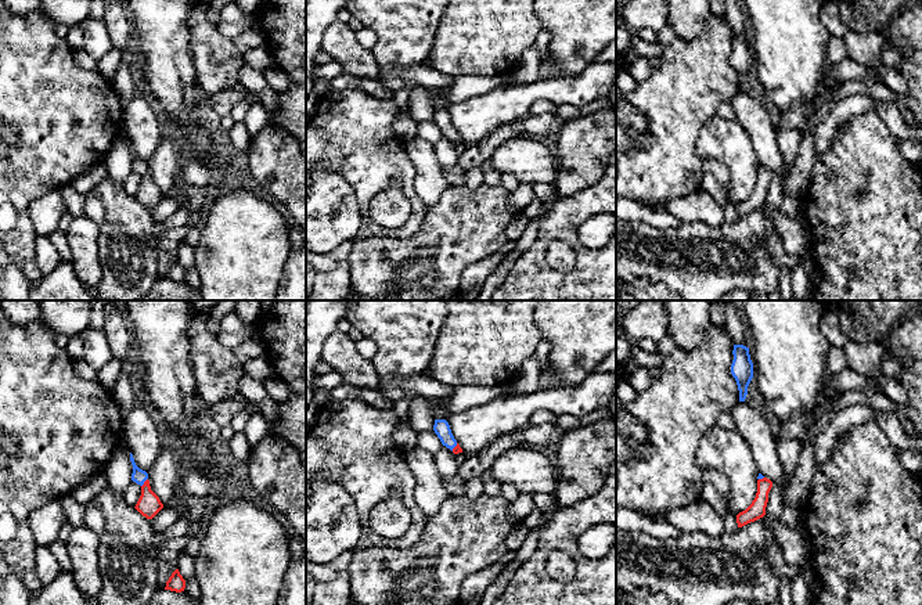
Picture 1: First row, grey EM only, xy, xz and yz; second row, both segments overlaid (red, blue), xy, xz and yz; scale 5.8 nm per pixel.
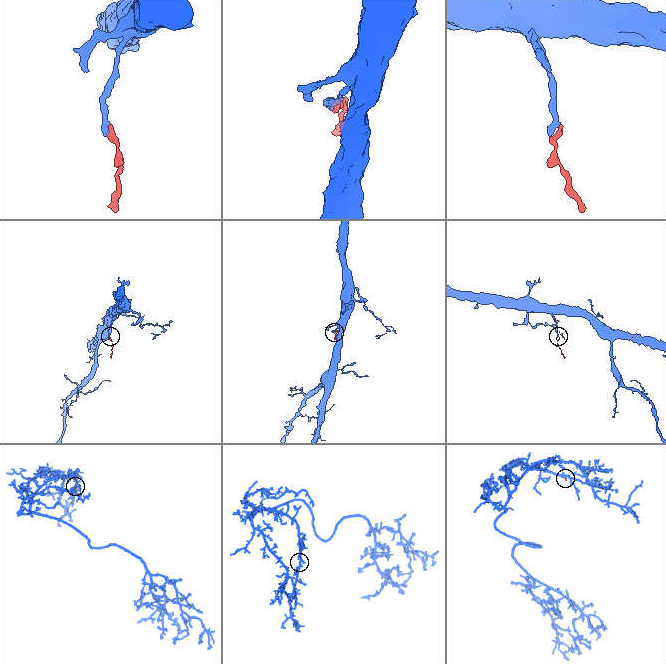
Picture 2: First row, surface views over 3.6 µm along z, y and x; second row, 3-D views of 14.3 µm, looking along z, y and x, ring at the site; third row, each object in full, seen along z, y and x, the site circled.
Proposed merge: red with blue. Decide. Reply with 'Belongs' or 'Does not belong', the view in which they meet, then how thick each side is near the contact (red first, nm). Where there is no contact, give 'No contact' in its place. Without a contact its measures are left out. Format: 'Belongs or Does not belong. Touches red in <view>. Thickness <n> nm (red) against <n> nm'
Belongs. Touches red in xy. Thickness 140 nm (red) against 80 nm

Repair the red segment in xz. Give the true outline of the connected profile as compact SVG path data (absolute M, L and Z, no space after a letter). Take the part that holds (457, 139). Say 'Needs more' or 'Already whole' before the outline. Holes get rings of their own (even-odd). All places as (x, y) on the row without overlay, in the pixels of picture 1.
Needs more. M435 109L433 120L440 129L443 136L450 138L454 144L462 143L462 138L454 129L450 115L446 109Z

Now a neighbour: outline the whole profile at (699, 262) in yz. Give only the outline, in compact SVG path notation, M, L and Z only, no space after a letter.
M761 208L731 223L709 226L696 220L681 223L676 228L659 228L640 220L623 220L616 215L616 281L662 282L683 300L720 300L735 289L743 289L750 296L756 294L771 295L779 288L781 263L772 256L766 242L768 231L775 231L775 227Z

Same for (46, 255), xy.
M37 235L35 240L35 260L42 274L50 274L61 262L58 251L48 235Z

